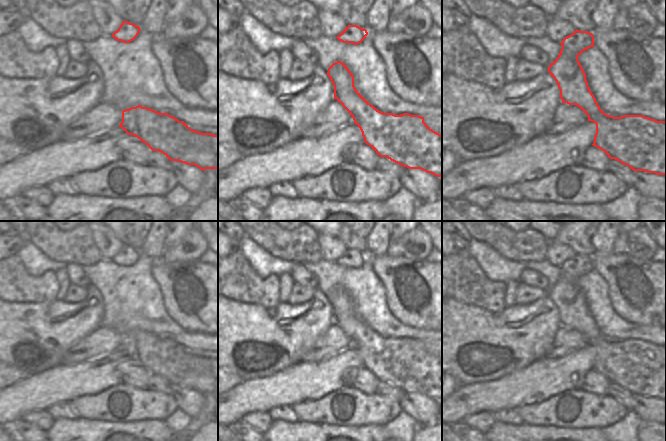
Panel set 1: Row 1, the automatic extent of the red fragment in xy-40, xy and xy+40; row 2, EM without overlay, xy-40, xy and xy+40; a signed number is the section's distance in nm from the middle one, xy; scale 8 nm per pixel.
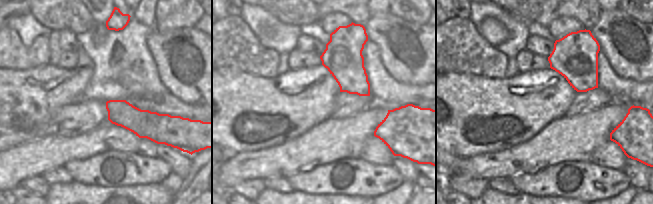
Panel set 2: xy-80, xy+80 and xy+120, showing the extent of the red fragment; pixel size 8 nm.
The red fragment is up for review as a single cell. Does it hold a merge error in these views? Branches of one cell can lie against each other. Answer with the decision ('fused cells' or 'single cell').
fused cells

